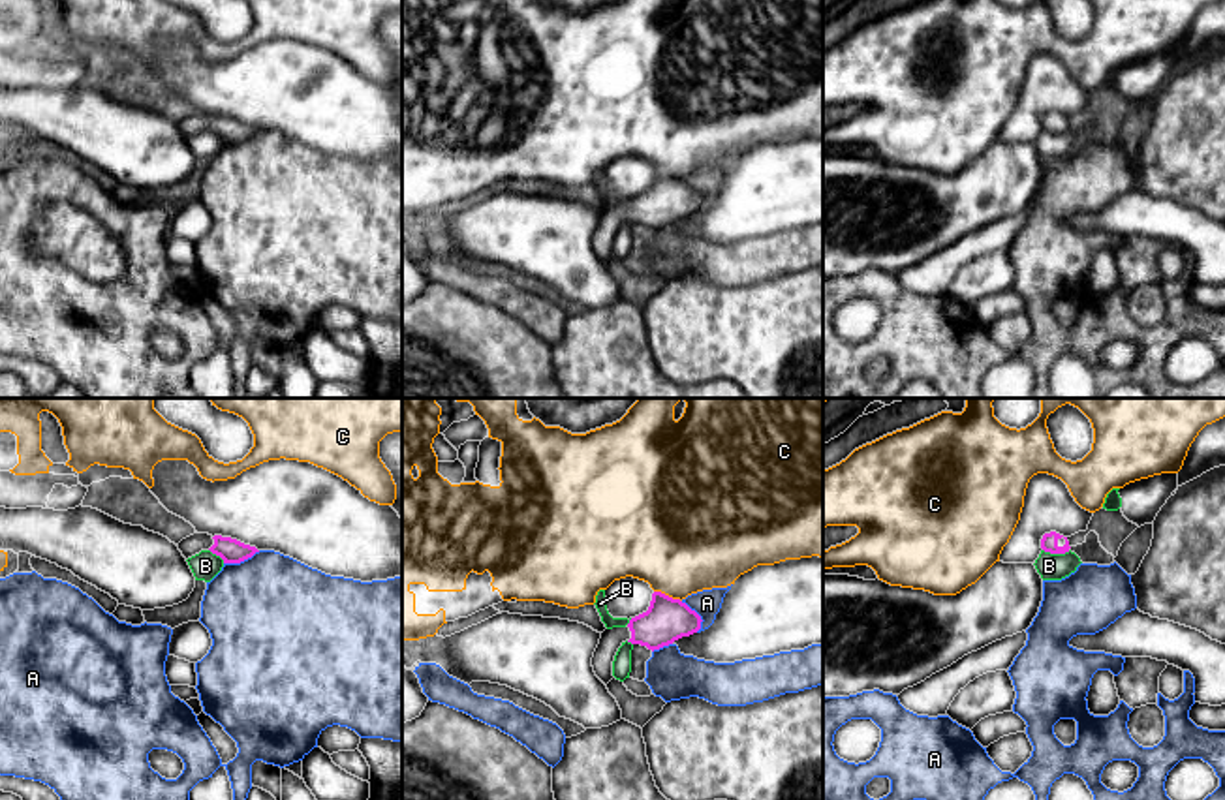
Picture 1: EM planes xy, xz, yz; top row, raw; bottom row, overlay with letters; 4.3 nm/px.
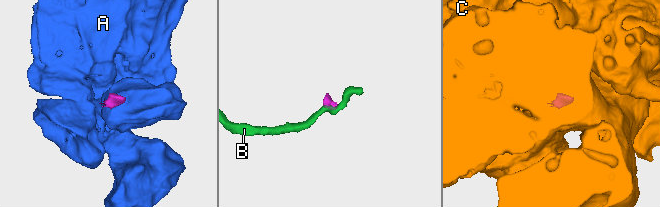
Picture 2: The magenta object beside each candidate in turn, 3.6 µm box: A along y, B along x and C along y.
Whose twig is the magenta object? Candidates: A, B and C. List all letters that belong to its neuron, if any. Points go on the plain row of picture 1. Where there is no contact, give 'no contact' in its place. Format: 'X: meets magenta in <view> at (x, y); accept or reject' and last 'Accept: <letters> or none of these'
A: meets magenta in xy at (241, 139); reject
B: meets magenta in yz at (1056, 132); reject
C: meets magenta in xz at (667, 175); reject
Accept: none of these

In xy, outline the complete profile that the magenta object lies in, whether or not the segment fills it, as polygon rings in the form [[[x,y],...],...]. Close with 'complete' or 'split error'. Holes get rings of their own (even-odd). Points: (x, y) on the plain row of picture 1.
[[[194,113],[182,118],[178,130],[188,139],[201,130],[210,130],[212,133],[220,135],[224,143],[240,143],[259,131],[256,126],[244,124],[231,116],[222,115],[209,115],[209,113]]]; split error

